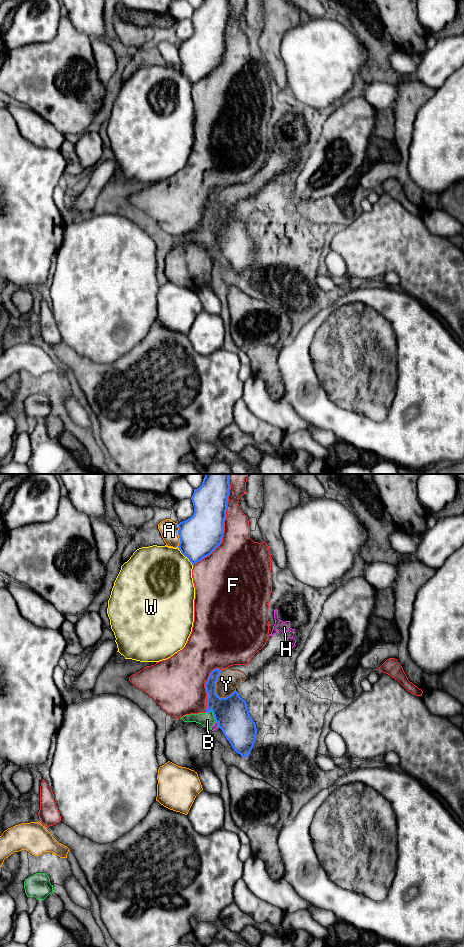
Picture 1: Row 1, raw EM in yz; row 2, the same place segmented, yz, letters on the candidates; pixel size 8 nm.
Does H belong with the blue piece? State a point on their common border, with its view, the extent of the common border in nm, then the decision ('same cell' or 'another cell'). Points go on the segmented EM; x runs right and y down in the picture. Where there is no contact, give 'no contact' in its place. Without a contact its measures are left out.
contact yz (218, 724); length 70 nm; another cell

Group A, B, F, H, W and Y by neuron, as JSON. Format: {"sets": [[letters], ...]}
{"sets": [["A"], ["B", "H", "Y"], ["F"], ["W"]]}

